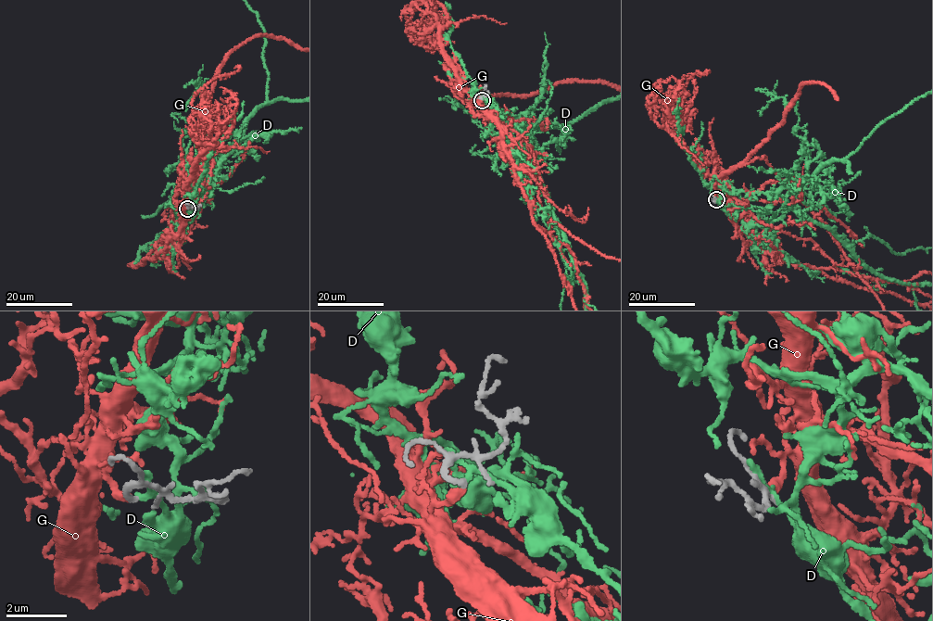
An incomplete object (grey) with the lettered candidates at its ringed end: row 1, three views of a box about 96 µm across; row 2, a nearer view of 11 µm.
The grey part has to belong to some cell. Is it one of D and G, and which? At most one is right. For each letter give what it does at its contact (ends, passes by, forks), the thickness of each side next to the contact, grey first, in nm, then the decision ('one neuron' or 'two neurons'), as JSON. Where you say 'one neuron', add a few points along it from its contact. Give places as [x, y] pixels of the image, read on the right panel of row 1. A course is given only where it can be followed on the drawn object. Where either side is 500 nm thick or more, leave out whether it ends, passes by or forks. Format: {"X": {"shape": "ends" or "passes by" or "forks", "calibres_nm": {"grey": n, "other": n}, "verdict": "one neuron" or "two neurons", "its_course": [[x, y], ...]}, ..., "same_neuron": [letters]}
{"D": {"shape": "passes by", "calibres_nm": {"grey": 190, "other": 120}, "verdict": "two neurons"}, "G": {"shape": "ends", "calibres_nm": {"grey": 190, "other": 280}, "verdict": "one neuron"}, "same_neuron": ["G"]}

